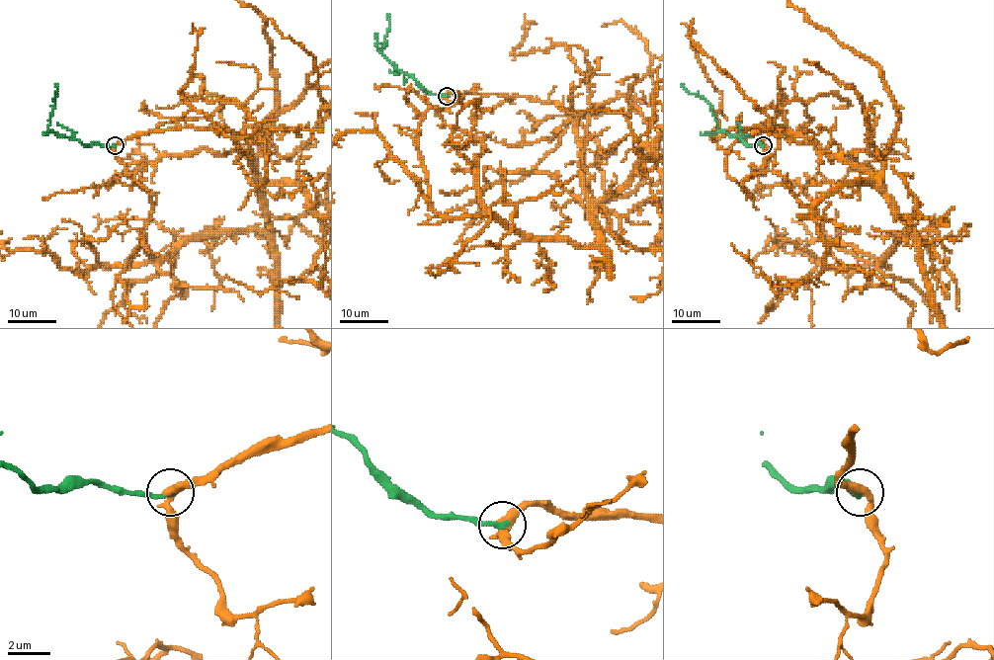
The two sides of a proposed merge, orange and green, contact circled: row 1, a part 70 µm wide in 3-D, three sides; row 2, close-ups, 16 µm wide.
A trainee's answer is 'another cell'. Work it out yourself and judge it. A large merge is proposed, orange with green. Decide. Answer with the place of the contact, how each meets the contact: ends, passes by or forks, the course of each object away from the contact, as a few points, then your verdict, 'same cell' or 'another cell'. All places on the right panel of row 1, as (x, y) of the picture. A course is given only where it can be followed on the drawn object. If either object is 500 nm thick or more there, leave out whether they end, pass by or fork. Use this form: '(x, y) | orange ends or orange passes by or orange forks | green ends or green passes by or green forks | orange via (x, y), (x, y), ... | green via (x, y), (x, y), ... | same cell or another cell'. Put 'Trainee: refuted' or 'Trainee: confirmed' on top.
Trainee: refuted
(763, 145) | orange passes by | green ends | orange via (763, 146), (764, 126), (808, 137), (877, 174), (899, 112), (875, 65), (790, 5) | green via (763, 146), (748, 144), (739, 137), (728, 136), (719, 130), (709, 104), (698, 94), (689, 93), (682, 83) | same cell

